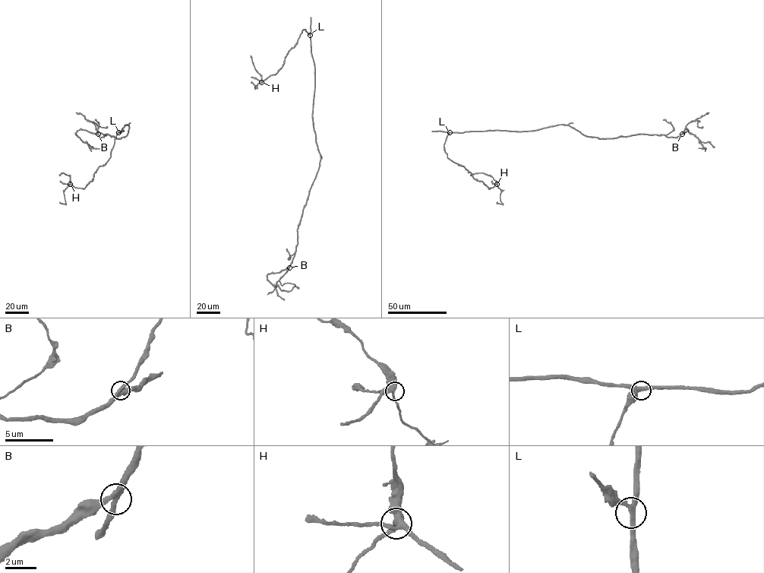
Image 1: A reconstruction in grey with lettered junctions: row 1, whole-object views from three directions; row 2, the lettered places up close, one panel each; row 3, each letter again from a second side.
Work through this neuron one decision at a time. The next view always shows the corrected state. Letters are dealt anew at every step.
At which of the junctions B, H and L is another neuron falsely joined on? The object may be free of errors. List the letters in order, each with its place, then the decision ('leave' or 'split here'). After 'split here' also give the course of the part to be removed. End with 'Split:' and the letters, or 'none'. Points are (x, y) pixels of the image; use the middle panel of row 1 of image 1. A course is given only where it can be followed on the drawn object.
B: at (289, 267); leave
H: at (261, 82); leave
L: at (310, 35); leave
Split: none

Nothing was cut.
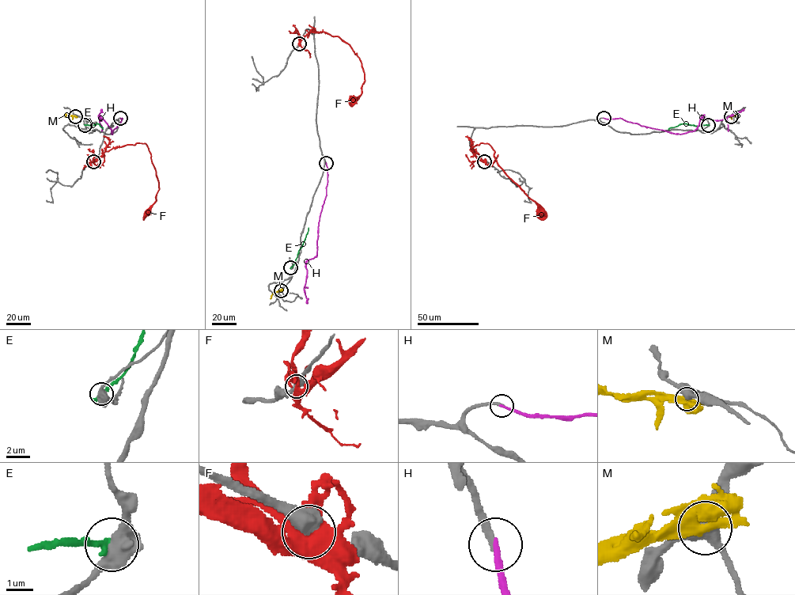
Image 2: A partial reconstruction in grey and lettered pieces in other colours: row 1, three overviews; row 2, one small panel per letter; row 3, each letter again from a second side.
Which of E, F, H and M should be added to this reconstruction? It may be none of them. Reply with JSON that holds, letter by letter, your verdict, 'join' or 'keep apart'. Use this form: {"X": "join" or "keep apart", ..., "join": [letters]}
{"E": "keep apart", "F": "keep apart", "H": "join", "M": "keep apart", "join": ["H"]}

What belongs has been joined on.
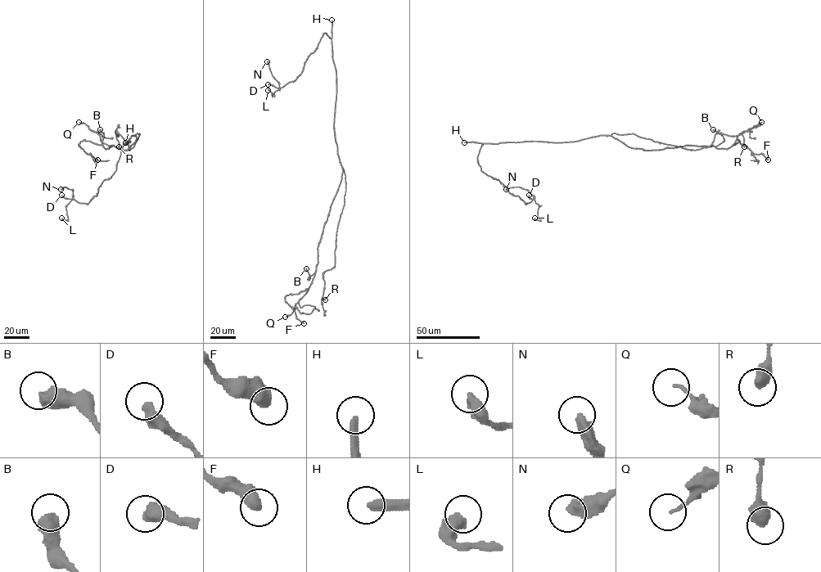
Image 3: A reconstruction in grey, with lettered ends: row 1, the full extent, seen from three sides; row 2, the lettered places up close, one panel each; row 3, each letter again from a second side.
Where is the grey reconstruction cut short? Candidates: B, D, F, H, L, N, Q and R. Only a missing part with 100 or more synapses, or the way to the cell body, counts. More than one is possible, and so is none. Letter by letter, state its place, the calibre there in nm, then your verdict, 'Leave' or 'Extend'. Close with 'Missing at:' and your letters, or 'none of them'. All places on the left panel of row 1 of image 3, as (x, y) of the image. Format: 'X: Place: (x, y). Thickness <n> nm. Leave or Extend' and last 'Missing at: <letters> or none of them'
B: Place: (100, 129). Thickness 600 nm. Leave
D: Place: (61, 195). Thickness 480 nm. Leave
F: Place: (97, 159). Thickness 500 nm. Leave
H: Place: (125, 142). Thickness 340 nm. Extend
L: Place: (61, 218). Thickness 440 nm. Leave
N: Place: (60, 189). Thickness 480 nm. Leave
Q: Place: (78, 122). Thickness 100 nm. Leave
R: Place: (119, 146). Thickness 500 nm. Leave
Missing at: H

